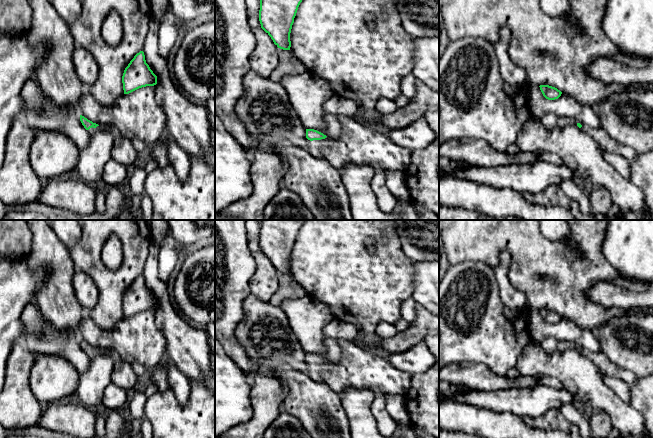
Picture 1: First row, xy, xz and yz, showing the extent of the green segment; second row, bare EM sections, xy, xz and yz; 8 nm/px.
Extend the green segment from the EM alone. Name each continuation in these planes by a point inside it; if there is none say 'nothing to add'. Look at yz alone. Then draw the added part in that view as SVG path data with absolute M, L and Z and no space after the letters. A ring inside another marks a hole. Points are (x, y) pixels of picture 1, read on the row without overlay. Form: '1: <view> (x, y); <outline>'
1: yz (606, 367); M582 349L581 354L591 360L605 376L618 378L629 385L635 383L638 379L633 372L624 370L612 363L602 351L591 352L587 349Z

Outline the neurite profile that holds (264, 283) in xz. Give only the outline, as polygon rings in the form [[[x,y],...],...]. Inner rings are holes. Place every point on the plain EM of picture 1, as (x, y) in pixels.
[[[254,252],[252,255],[256,262],[256,270],[250,280],[251,294],[269,302],[279,289],[279,272],[262,252]]]

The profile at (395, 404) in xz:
[[[394,394],[385,395],[386,409],[390,416],[399,424],[411,428],[411,421],[406,409],[404,396]]]

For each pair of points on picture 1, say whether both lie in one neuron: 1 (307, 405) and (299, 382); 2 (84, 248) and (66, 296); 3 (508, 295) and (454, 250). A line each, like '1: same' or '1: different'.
1: same
2: different
3: different

